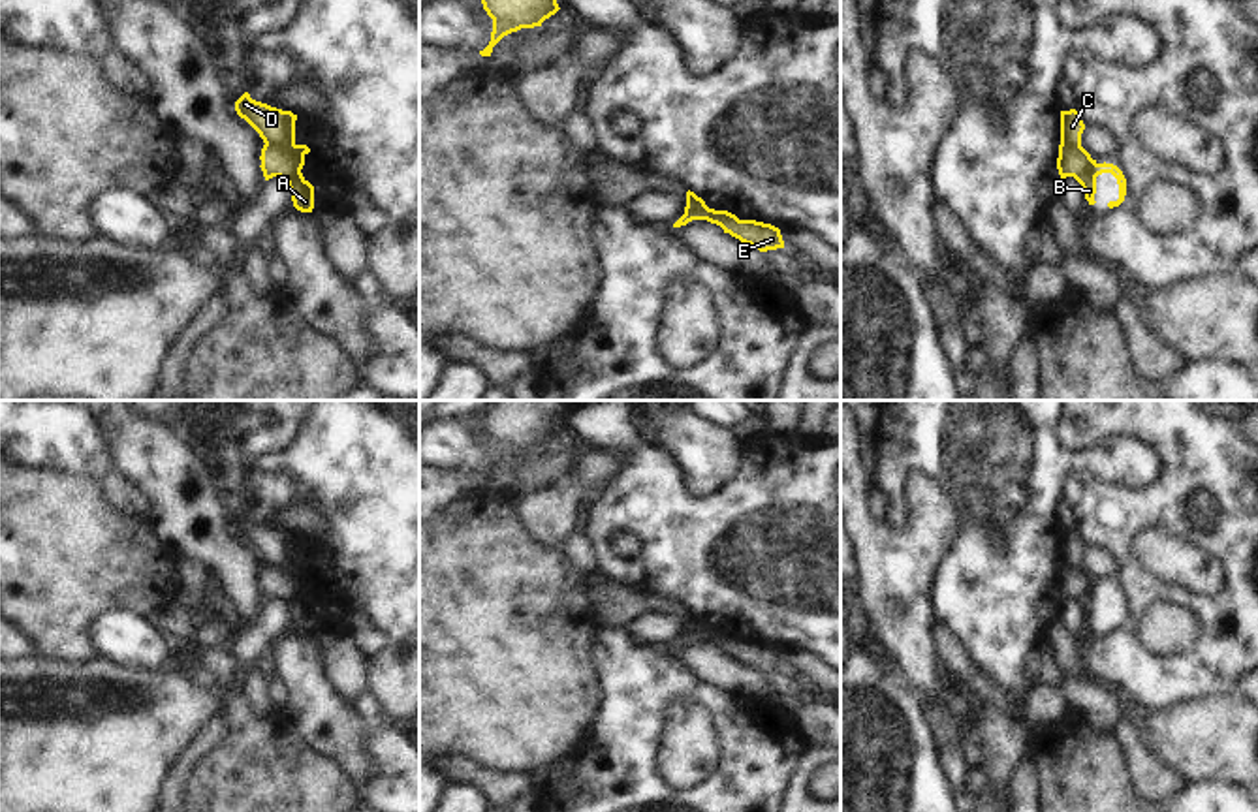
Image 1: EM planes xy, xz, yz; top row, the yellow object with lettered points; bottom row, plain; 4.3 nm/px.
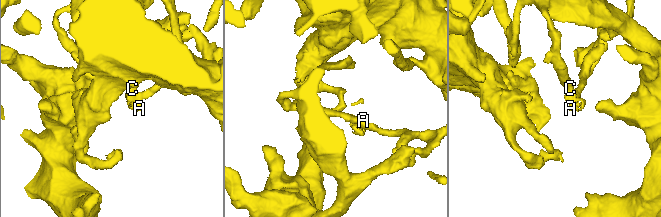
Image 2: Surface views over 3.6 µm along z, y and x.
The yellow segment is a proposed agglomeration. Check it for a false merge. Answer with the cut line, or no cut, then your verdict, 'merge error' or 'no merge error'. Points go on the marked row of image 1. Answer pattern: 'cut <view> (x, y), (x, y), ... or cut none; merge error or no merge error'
cut xy (294, 141), (288, 145), (266, 145); merge error

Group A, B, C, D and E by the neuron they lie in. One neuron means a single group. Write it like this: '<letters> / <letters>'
A B E / C D

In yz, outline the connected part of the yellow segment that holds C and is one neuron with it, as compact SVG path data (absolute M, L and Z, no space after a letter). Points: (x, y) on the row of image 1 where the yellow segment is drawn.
M1076 109L1061 111L1061 143L1081 147L1085 124Z

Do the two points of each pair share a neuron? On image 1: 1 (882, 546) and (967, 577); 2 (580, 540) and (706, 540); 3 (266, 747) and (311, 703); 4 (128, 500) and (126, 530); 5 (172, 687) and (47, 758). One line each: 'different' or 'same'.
1: different
2: different
3: different
4: different
5: same

